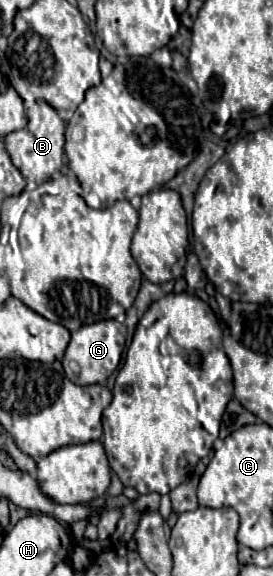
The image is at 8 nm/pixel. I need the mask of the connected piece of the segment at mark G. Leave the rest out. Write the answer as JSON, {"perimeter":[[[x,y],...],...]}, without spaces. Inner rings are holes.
{"perimeter":[[[105,319],[93,325],[85,325],[71,333],[69,347],[63,355],[63,371],[75,385],[93,385],[93,383],[107,383],[109,375],[117,369],[121,361],[121,353],[125,347],[127,329],[123,323],[115,319]]]}

